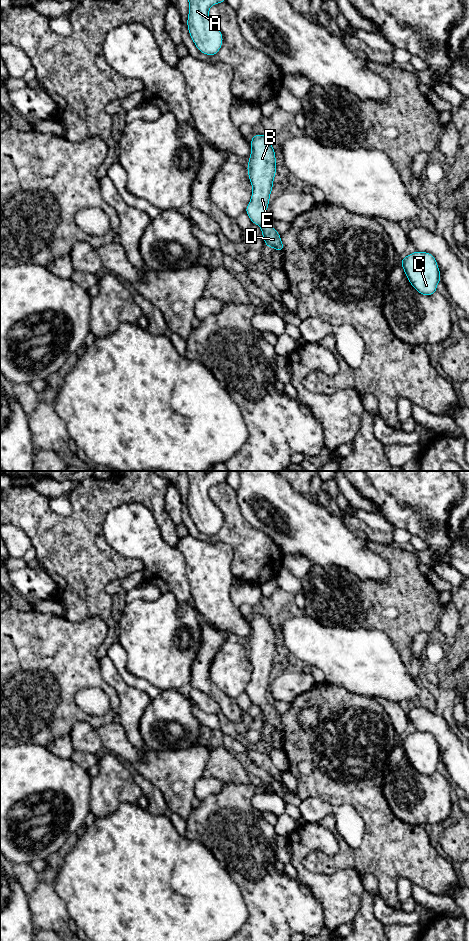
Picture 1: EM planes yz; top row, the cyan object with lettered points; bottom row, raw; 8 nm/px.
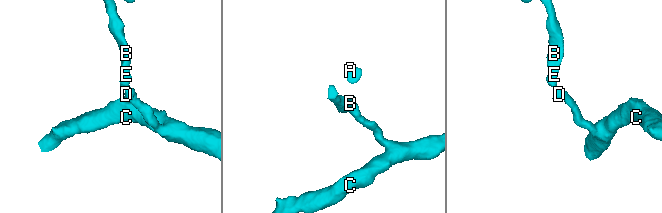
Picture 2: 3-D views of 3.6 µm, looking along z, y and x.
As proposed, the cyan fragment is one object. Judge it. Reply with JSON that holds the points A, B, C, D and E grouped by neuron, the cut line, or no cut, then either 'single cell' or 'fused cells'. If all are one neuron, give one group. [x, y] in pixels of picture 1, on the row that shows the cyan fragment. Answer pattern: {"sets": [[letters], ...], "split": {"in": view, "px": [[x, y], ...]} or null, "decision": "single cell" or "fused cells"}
{"sets": [["A", "B", "C", "D", "E"]], "split": null, "decision": "single cell"}

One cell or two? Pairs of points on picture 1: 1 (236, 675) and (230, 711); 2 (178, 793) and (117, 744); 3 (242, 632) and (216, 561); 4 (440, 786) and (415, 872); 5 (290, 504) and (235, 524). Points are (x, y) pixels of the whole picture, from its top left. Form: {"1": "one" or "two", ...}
{"1": "two", "2": "one", "3": "one", "4": "two", "5": "two"}

